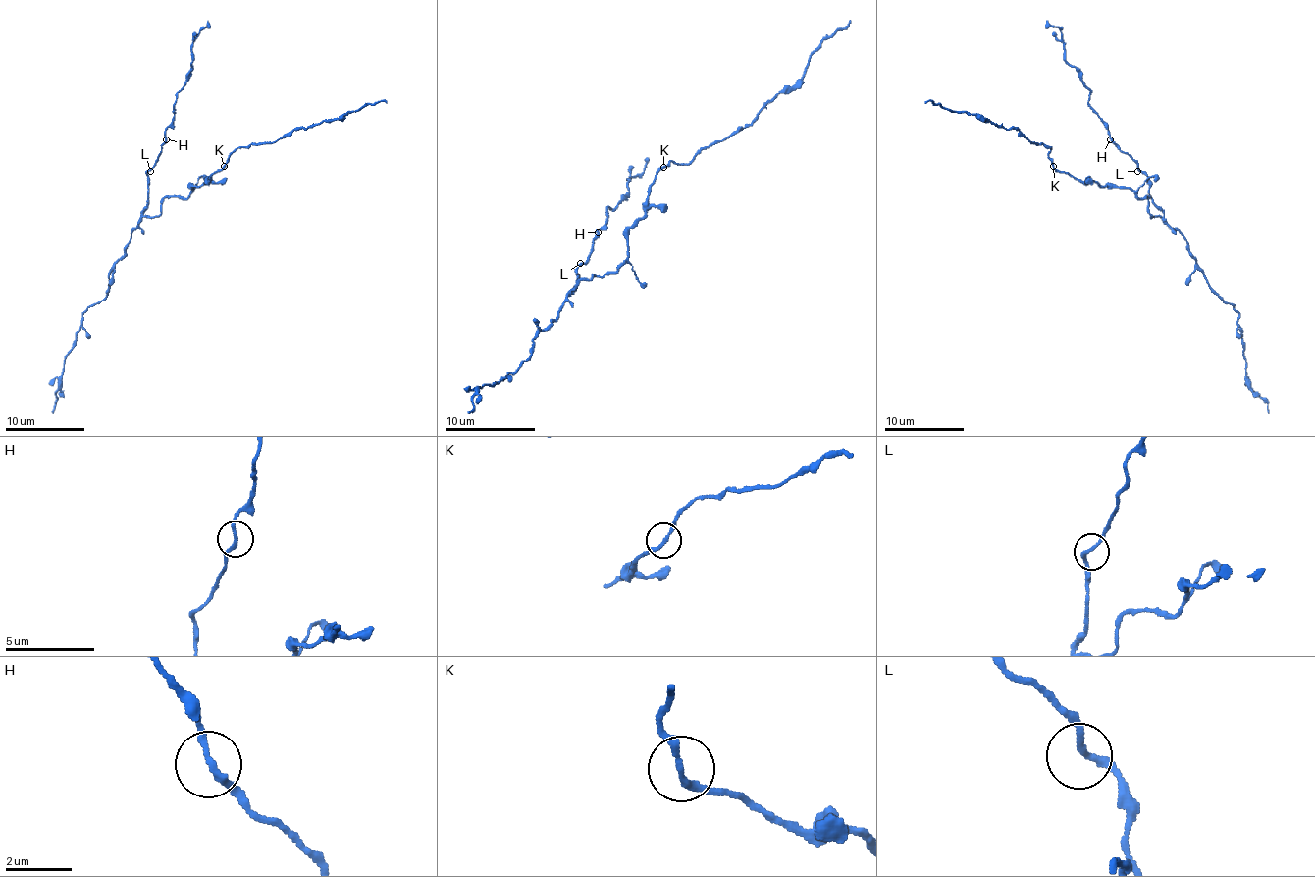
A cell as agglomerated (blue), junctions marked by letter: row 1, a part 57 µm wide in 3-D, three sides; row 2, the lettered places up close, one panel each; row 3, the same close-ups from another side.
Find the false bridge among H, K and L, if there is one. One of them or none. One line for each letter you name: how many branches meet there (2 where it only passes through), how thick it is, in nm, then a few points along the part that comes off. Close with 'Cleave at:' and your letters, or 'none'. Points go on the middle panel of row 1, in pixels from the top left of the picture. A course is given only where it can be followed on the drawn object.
K: Branches: 2. Thickness 190 nm. Course of the part to remove: (663, 166), (670, 162), (681, 164), (749, 126), (780, 91), (796, 82), (810, 53), (851, 20)
Cleave at: K

